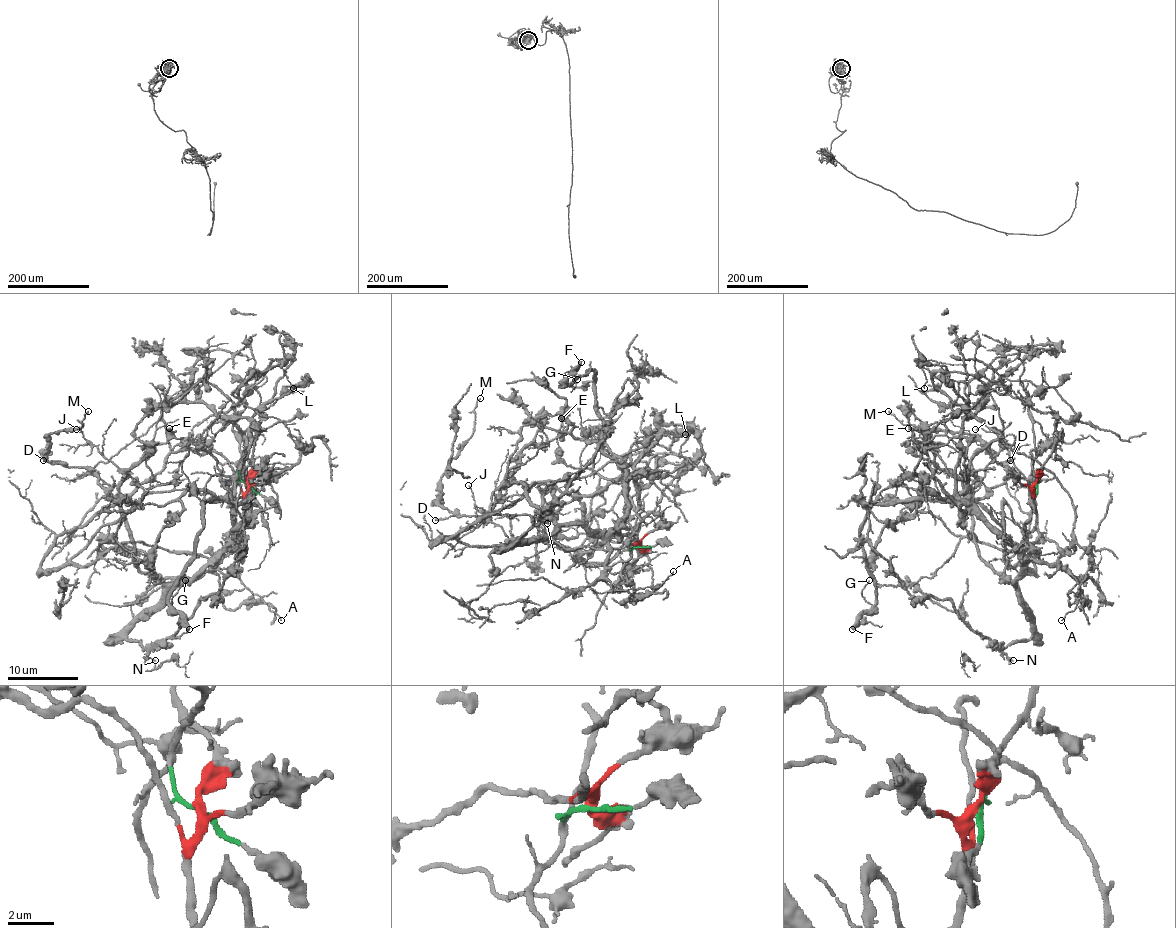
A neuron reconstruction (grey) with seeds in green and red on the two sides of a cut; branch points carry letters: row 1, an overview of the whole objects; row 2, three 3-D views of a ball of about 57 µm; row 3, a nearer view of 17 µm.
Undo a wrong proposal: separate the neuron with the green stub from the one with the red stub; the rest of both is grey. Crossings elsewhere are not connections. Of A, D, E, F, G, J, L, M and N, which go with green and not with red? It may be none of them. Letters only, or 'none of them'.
A, F, G, J, L

